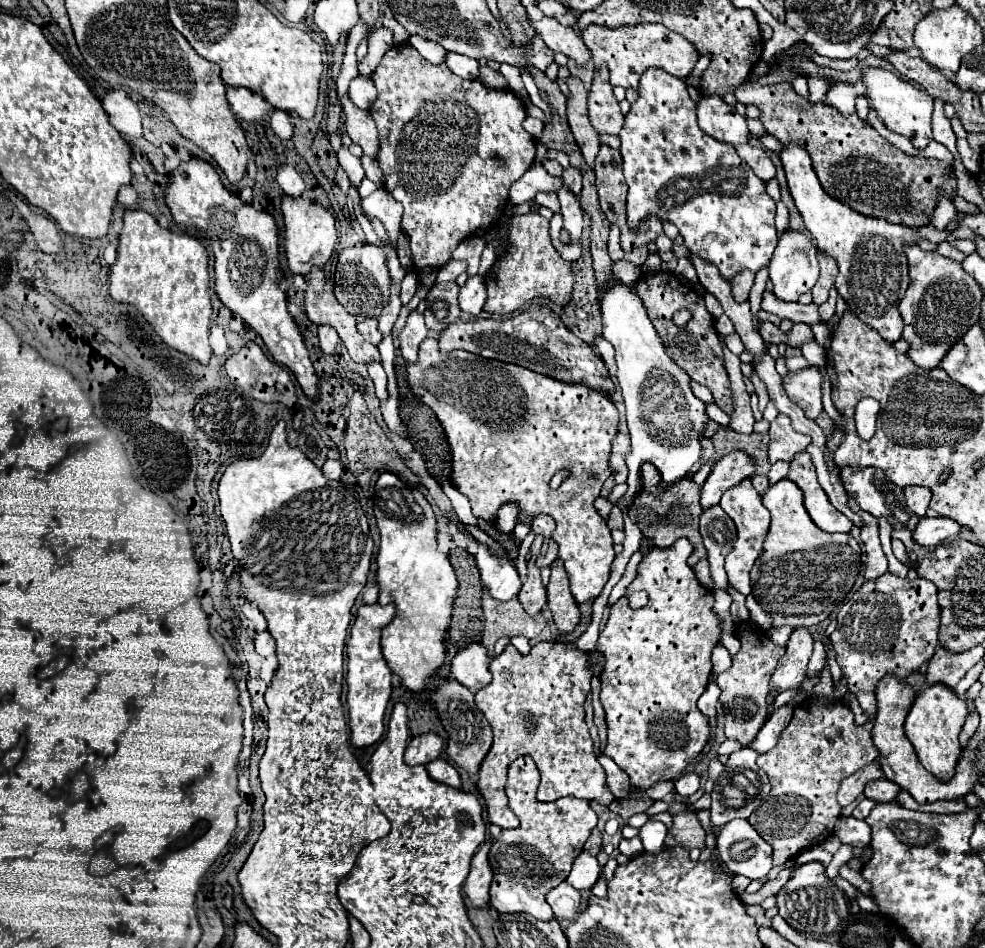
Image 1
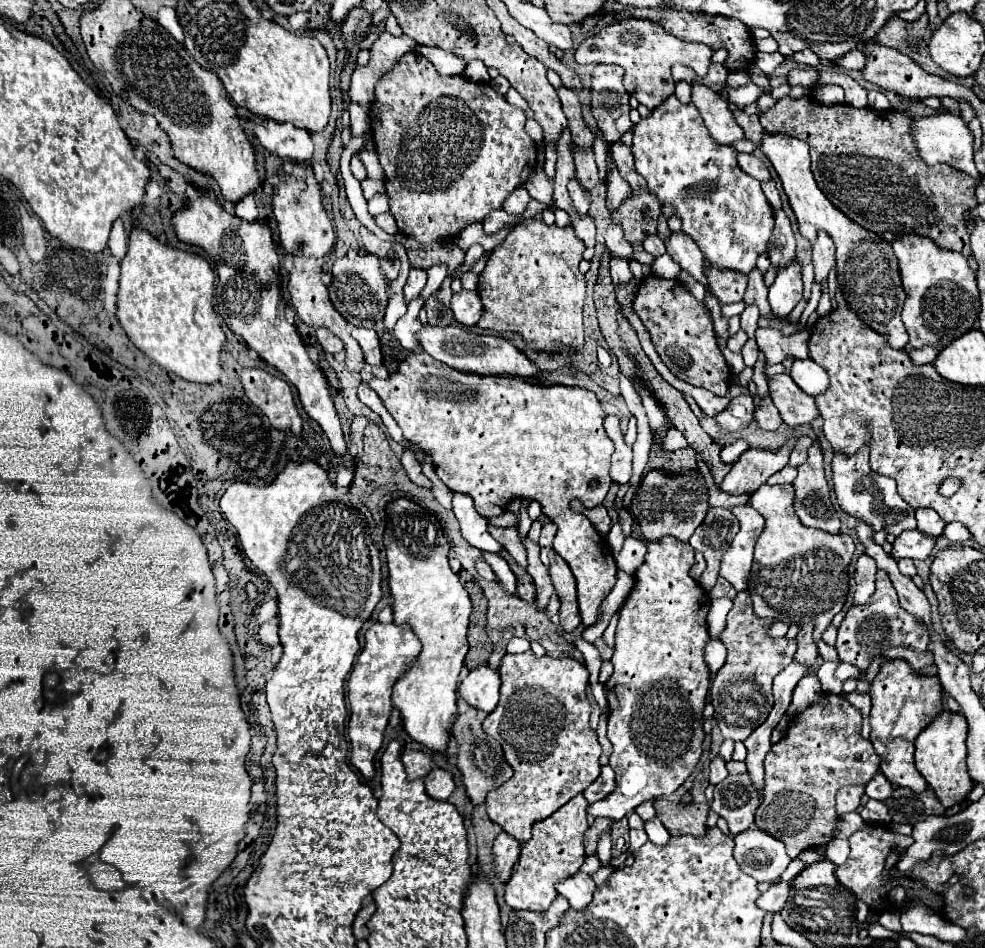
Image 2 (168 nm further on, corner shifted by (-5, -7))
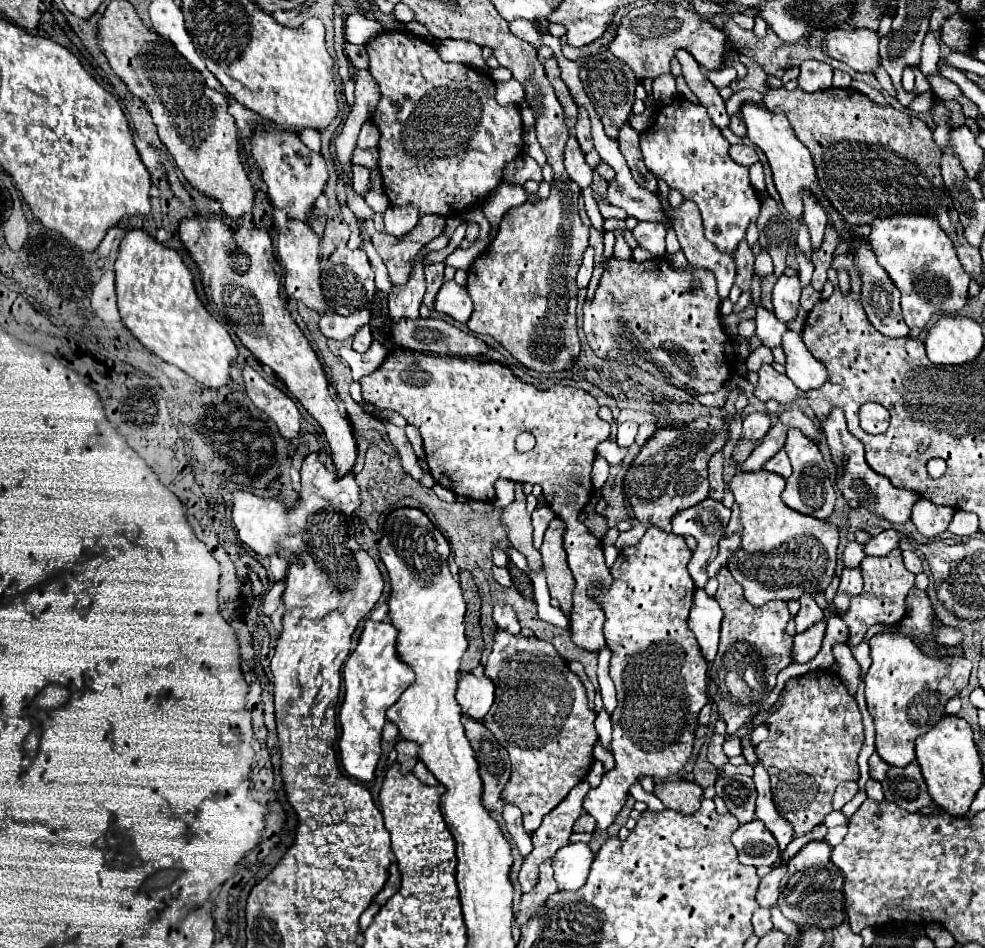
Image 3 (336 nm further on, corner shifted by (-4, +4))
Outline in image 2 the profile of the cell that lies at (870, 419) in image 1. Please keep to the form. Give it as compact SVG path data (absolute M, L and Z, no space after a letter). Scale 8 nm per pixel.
M861 446L853 456L845 458L843 454L835 452L833 458L833 484L839 506L865 522L869 522L877 532L885 528L887 534L899 536L905 530L915 530L915 510L899 496L897 482L883 474L877 474L869 468L869 446Z

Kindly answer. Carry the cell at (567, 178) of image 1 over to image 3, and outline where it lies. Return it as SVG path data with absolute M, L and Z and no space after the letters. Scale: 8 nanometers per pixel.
M578 105L578 123L576 123L576 139L582 147L584 153L588 153L594 145L592 145L592 135L590 135L590 119L588 119L588 111L584 107Z

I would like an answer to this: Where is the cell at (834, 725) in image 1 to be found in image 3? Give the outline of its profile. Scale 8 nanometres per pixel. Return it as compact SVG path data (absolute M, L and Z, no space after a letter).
M810 671L784 683L780 691L780 705L768 713L764 723L768 723L768 739L756 747L756 755L770 775L778 811L794 825L794 837L800 837L820 825L832 811L830 801L834 789L840 783L858 781L858 753L864 743L862 715L858 711L856 699L850 699L846 695L846 687L842 687L842 681L834 673Z

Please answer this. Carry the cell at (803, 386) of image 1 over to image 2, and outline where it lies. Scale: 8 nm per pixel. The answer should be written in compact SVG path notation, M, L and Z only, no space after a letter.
M777 374L769 378L769 396L781 412L783 422L789 426L811 424L819 418L815 398L799 390L799 386L793 382L789 374Z

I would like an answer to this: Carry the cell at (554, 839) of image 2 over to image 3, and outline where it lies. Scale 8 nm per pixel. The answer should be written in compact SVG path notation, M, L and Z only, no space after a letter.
M580 781L580 783L568 793L568 797L566 797L554 811L550 811L550 813L544 817L542 825L532 833L534 851L532 851L528 857L524 857L524 863L522 863L522 869L520 869L520 875L518 875L520 885L522 885L522 893L528 893L528 891L534 887L534 883L538 881L538 865L540 865L542 861L546 861L546 859L552 859L558 849L562 849L564 845L568 845L568 839L570 839L570 835L572 835L572 825L574 825L574 821L576 821L576 819L580 817L580 813L582 813L582 801L584 801L584 797L586 797L588 791L590 791L590 785L588 785L586 781Z

